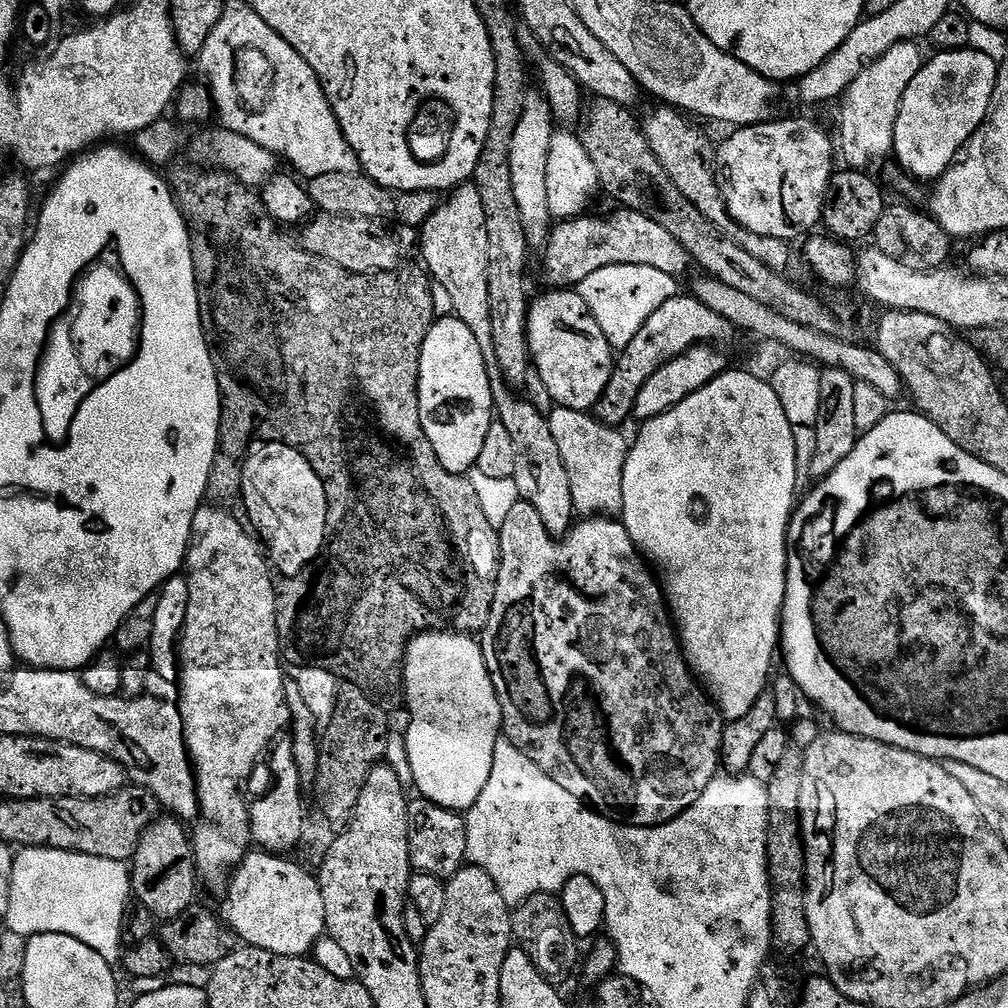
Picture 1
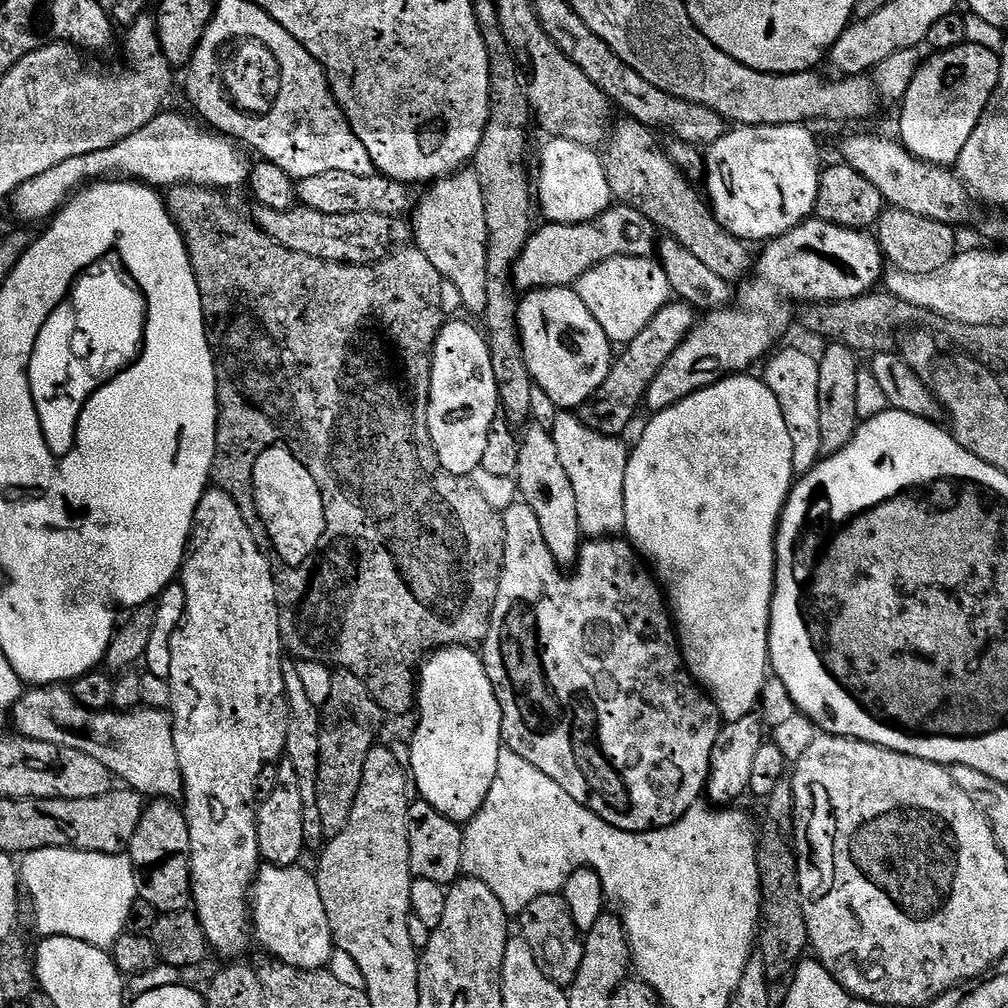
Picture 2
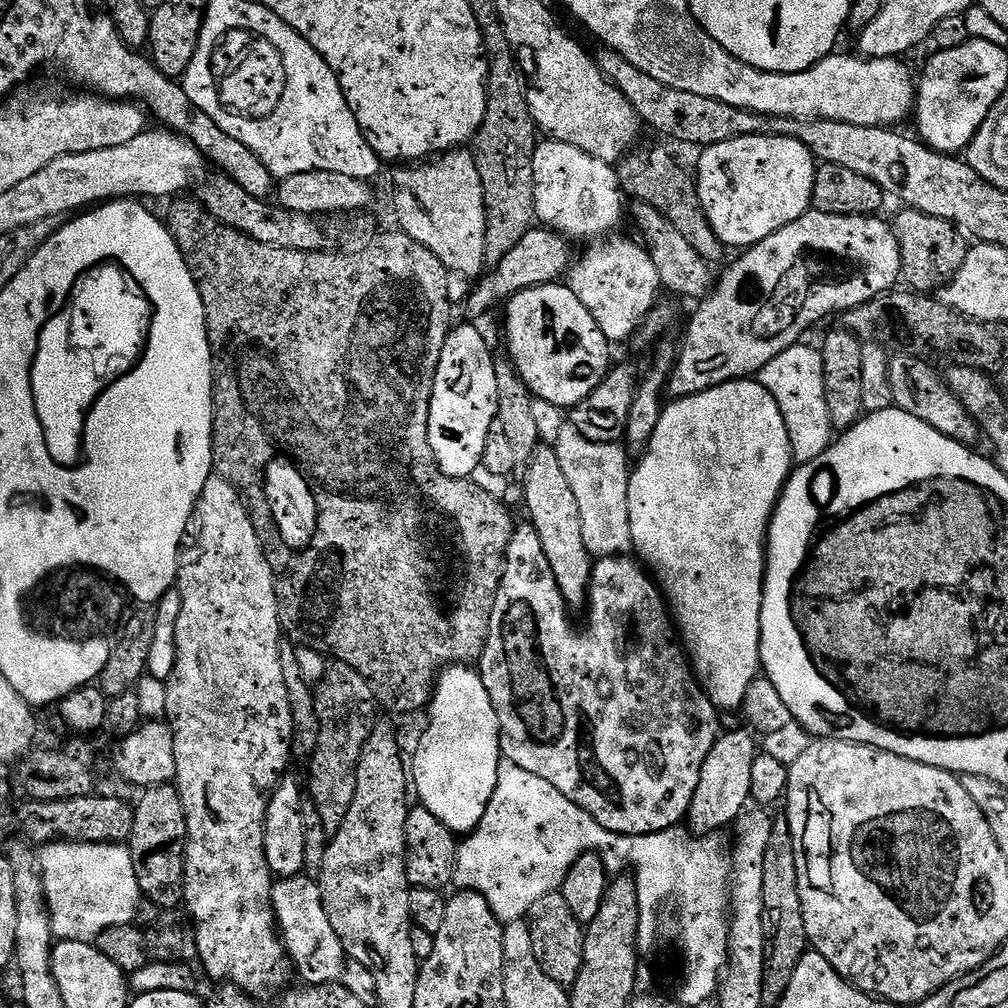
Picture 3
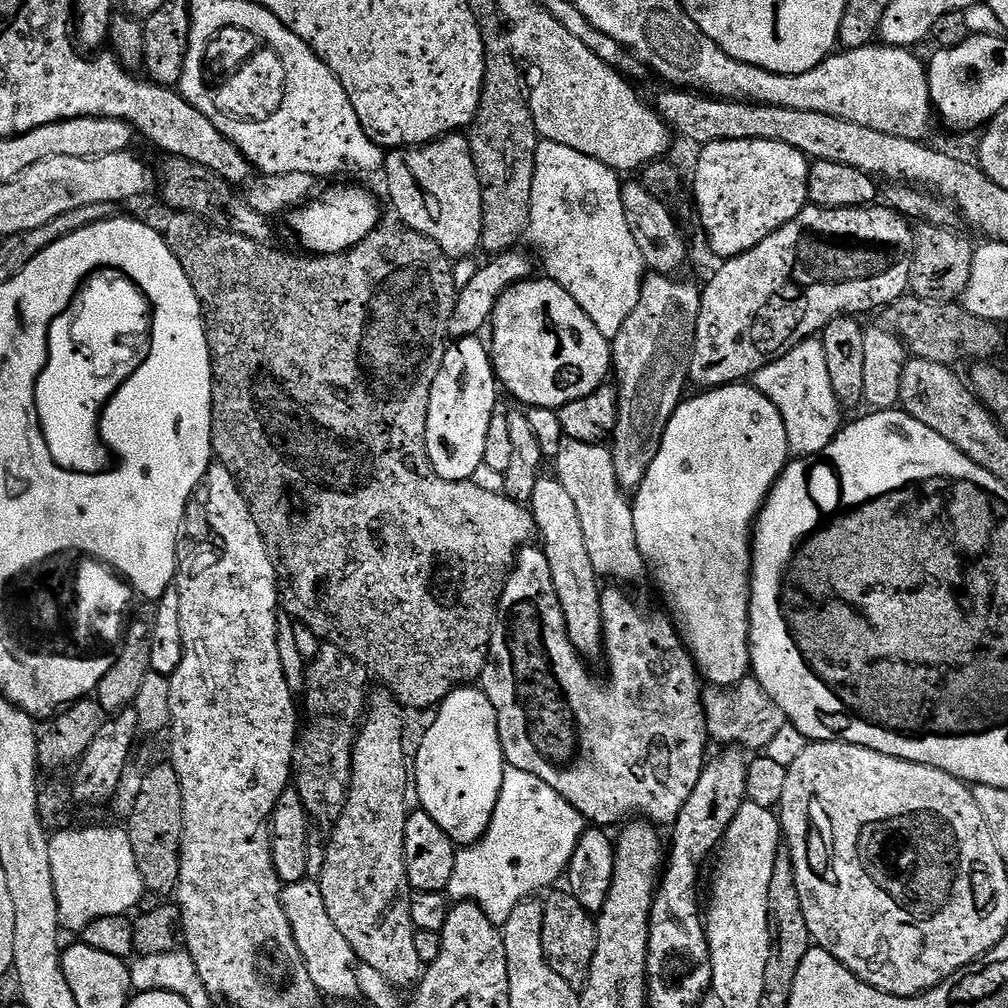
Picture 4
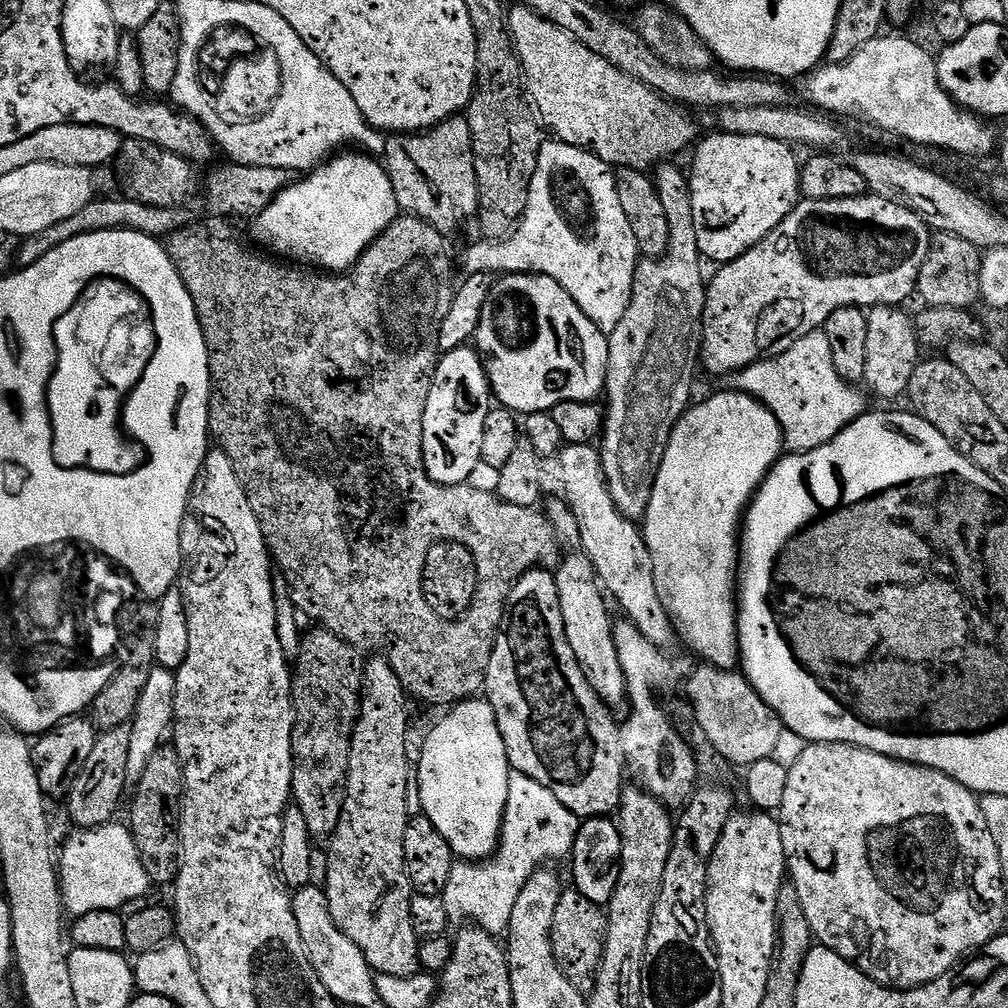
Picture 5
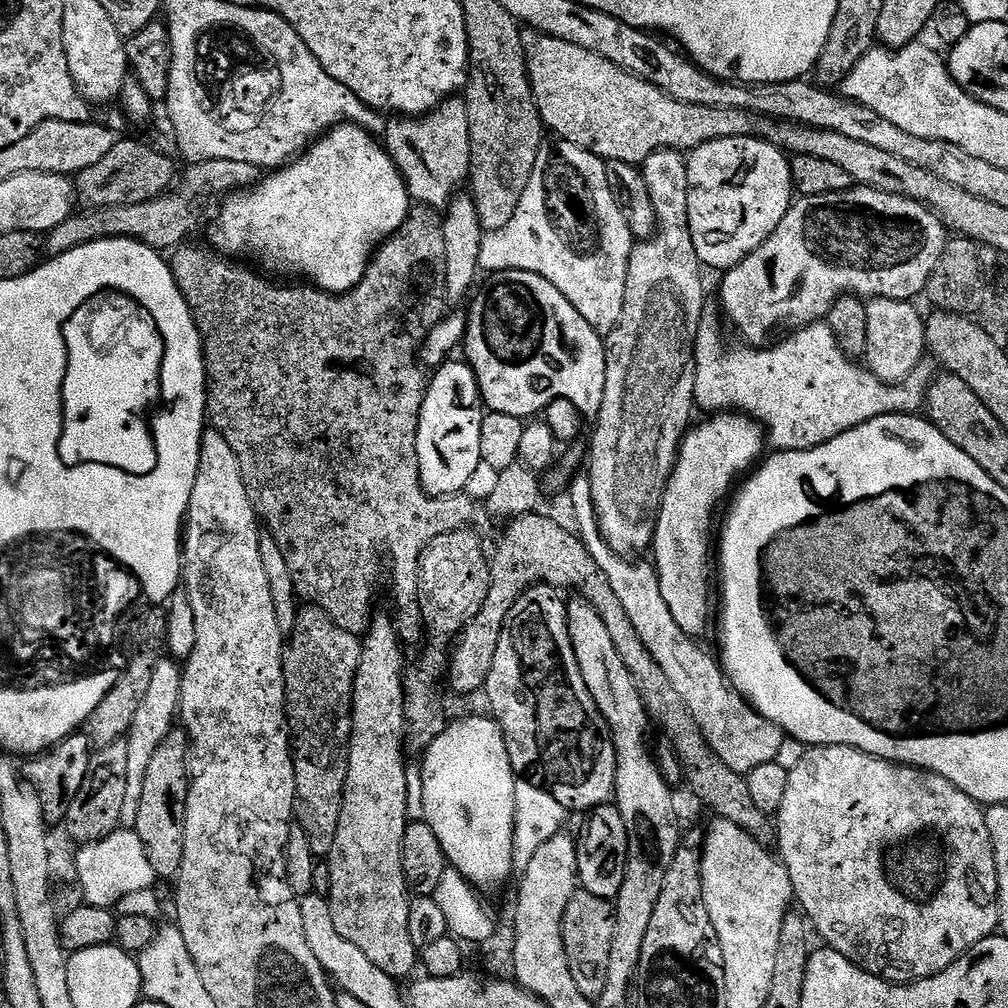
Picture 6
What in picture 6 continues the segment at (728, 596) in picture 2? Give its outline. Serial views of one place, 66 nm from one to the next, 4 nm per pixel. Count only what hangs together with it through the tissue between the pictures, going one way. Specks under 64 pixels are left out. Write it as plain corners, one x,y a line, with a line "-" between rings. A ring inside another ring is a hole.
729,410
719,414
709,415
704,419
708,420
702,421
700,425
697,423
695,427
693,427
680,442
680,450
676,453
676,465
672,467
672,477
670,477
668,480
668,488
666,491
664,491
664,497
660,503
660,516
656,520
656,537
653,538
651,547
651,551
653,553
656,552
654,563
656,565
656,573
658,574
658,586
662,590
662,599
665,600
666,606
670,606
670,615
673,616
674,622
678,622
678,626
682,626
682,630
686,630
686,634
693,638
700,638
700,635
702,635
703,632
707,630
708,599
710,599
711,596
713,599
714,596
713,585
712,588
710,585
708,585
708,579
710,579
711,576
713,579
714,576
714,528
712,532
712,519
714,519
716,516
716,507
718,507
724,499
724,503
729,499
730,493
737,487
738,481
741,479
741,477
743,477
745,474
751,473
753,469
757,467
758,461
765,455
764,448
766,449
766,433
763,427
757,424
751,416
745,413
733,412

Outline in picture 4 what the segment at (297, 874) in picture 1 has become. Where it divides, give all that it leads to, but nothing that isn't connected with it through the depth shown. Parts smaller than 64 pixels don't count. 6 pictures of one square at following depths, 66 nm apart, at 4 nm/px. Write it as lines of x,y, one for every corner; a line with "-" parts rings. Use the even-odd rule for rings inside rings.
303,880
287,885
283,889
282,899
286,918
290,918
290,926
294,934
294,942
298,942
298,950
302,950
302,958
306,962
306,970
310,970
310,978
314,986
325,997
333,996
336,1000
352,1000
361,995
356,973
358,961
350,942
342,938
338,926
330,914
326,914
326,901
322,898
322,890
315,880

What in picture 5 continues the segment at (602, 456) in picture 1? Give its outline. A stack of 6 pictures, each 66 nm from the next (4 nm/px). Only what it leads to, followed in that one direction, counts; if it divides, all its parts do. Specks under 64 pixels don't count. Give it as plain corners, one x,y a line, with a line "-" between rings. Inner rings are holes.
569,444
560,450
560,480
564,483
563,499
568,501
570,510
574,510
574,518
578,518
580,531
580,548
590,558
596,571
596,578
600,581
605,593
613,601
620,603
620,608
626,619
648,638
656,648
668,650
678,637
670,618
666,614
666,606
662,606
662,598
658,598
658,590
654,586
654,562
650,562
650,550
644,541
644,533
633,521
627,520
614,506
610,498
610,490
606,486
606,478
602,470
599,447
591,444

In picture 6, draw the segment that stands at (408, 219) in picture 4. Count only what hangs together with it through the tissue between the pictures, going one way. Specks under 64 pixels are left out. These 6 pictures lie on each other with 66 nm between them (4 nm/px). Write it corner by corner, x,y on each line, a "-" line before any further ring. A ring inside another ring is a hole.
463,95
451,96
449,100
443,100
433,112
424,116
397,115
385,123
382,133
382,143
388,150
388,157
394,162
394,166
402,174
404,185
408,187
408,195
417,205
447,209
454,197
465,187
472,170
472,155
470,154
470,114
466,110
466,102

